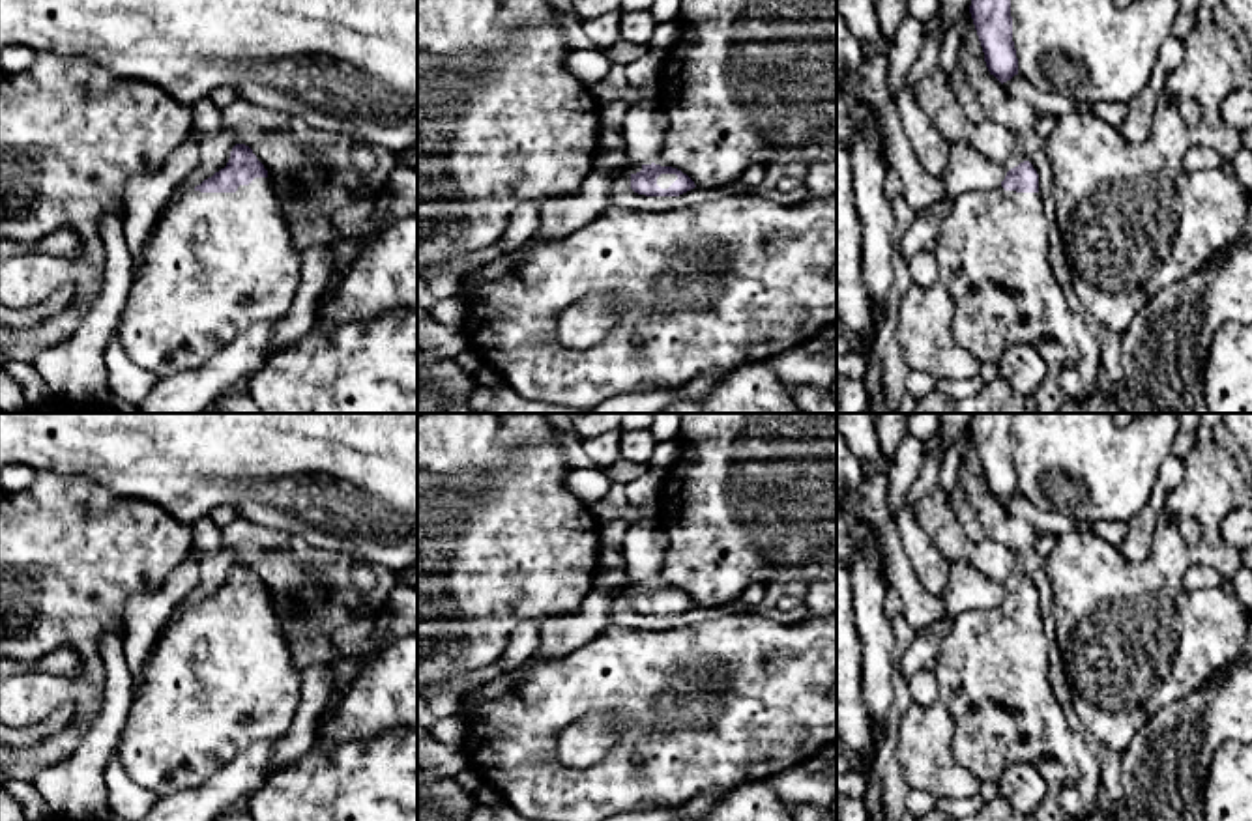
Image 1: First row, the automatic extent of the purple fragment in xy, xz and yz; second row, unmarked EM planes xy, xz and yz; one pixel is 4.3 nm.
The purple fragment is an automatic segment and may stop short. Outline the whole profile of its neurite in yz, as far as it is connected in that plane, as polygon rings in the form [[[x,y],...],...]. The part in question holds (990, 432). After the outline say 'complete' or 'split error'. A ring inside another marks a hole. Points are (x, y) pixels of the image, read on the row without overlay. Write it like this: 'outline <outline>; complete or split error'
outline [[[971,413],[969,425],[986,486],[1001,503],[1018,494],[1011,417],[1012,413]]]; complete

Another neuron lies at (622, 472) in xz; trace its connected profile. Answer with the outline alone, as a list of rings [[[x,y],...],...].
[[[625,458],[616,460],[612,466],[604,468],[606,477],[616,483],[625,486],[633,479],[649,473],[649,466],[646,464],[634,464]]]

